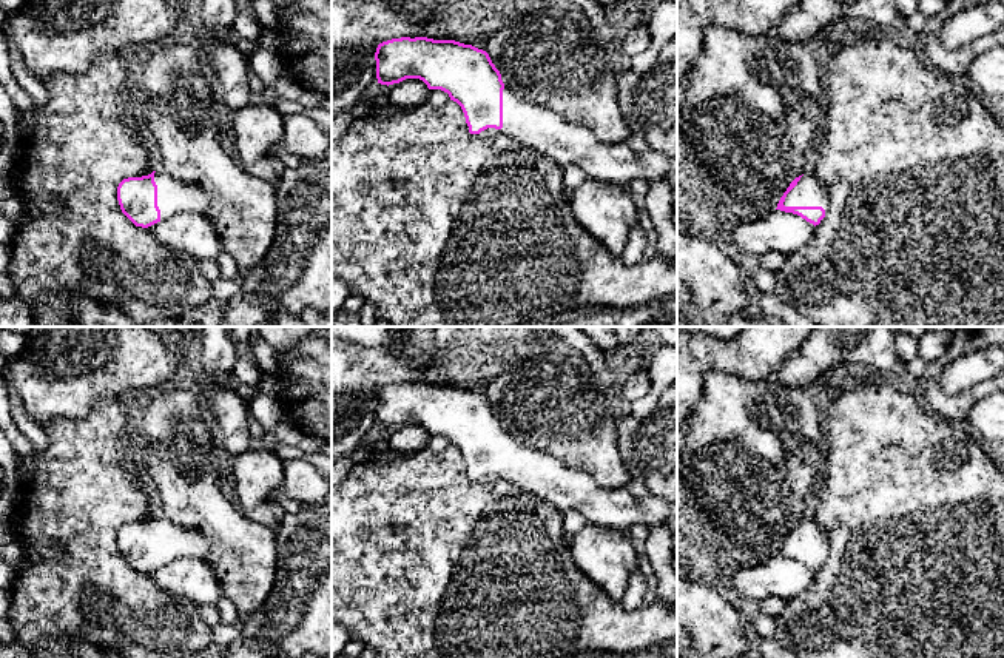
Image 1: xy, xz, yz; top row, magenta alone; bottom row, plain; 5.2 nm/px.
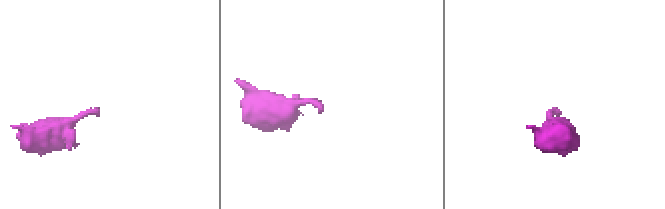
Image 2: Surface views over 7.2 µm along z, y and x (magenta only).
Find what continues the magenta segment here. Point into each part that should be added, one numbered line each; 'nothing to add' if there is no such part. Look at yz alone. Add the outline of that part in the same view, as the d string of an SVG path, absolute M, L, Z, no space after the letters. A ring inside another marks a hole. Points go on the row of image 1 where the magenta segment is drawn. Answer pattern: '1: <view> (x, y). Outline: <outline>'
1: yz (810, 191). Outline: M808 170L797 185L787 194L785 206L822 206L825 214L830 208L830 193L825 185Z

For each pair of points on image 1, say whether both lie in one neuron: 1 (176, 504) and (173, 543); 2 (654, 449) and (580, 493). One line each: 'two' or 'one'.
1: two
2: two

